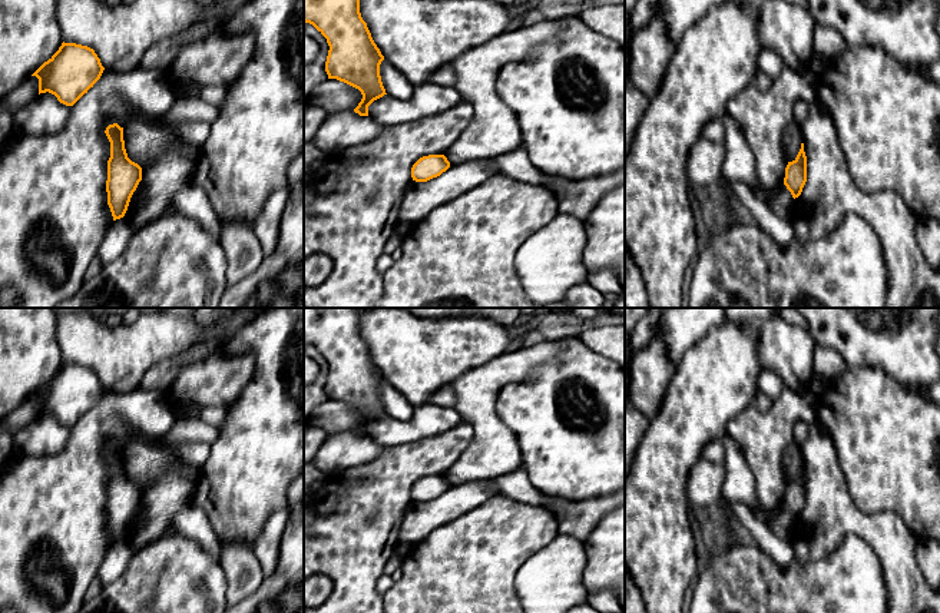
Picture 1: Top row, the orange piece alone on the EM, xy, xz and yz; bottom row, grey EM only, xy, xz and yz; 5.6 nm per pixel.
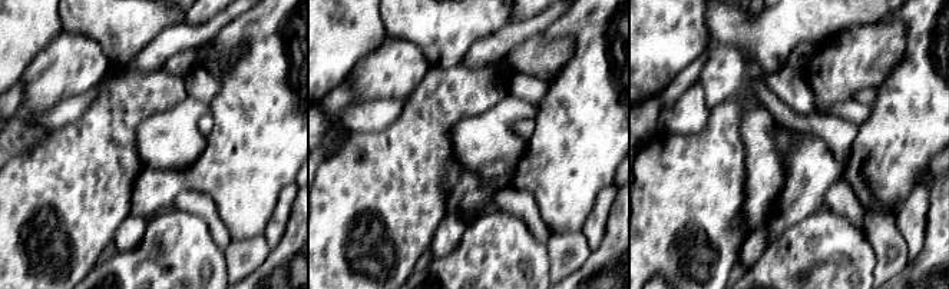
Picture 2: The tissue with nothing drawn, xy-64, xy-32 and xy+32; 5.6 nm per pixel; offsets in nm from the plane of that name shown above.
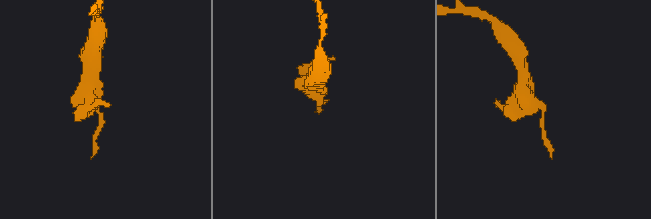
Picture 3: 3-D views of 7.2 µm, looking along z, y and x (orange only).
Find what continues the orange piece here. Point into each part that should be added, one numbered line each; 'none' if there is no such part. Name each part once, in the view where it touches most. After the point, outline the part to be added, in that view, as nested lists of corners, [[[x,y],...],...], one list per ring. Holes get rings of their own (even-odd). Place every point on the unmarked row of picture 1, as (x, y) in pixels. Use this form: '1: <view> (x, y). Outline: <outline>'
none

